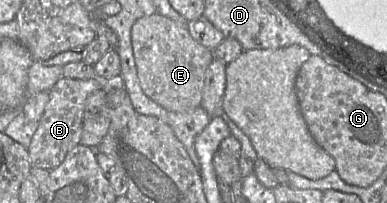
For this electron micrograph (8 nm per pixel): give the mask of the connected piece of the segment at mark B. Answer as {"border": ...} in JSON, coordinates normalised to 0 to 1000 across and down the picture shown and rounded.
{"border":[[[160,379],[127,443],[127,498],[116,522],[114,557],[101,591],[101,616],[90,645],[80,704],[70,729],[83,823],[134,837],[150,823],[168,783],[173,754],[207,704],[214,557],[220,498],[243,448],[258,438],[256,379],[238,389],[186,389]]]}

